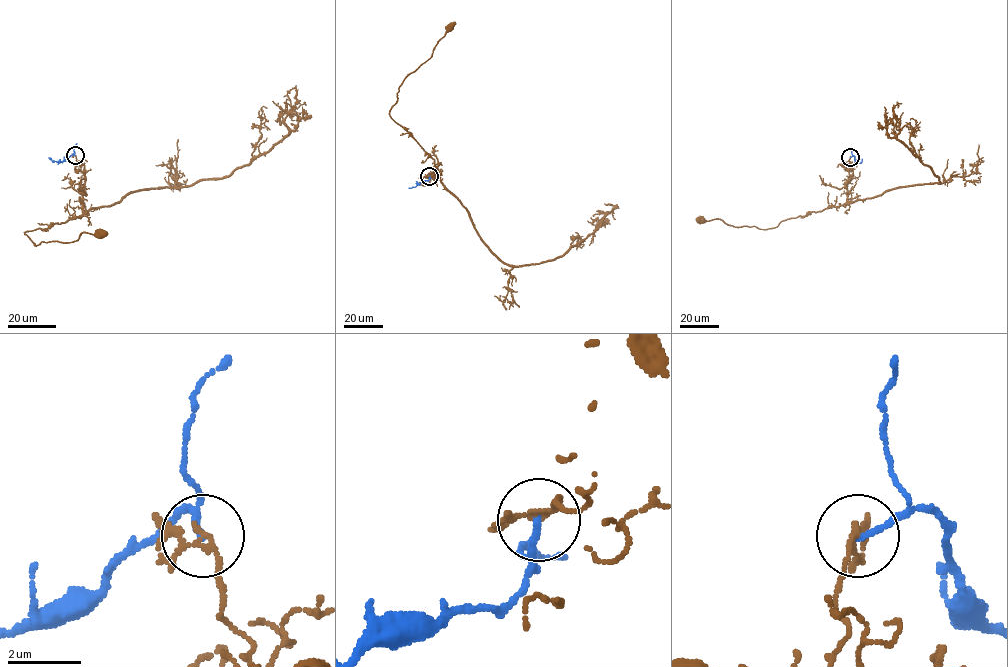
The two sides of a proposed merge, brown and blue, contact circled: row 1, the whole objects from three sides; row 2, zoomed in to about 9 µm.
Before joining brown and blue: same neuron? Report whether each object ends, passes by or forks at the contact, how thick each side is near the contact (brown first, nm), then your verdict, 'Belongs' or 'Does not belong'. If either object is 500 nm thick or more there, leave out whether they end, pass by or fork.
At the ring brown passes by. At the ring blue ends. Thickness 130 nm (brown) against 160 nm. Does not belong

